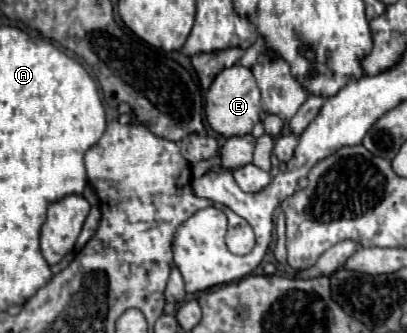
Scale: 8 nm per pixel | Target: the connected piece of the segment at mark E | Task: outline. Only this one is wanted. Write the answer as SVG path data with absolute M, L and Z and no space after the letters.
M233 65L231 69L223 69L223 73L215 77L205 97L205 117L211 129L219 135L235 137L251 133L253 125L261 119L261 93L251 69L243 65Z

